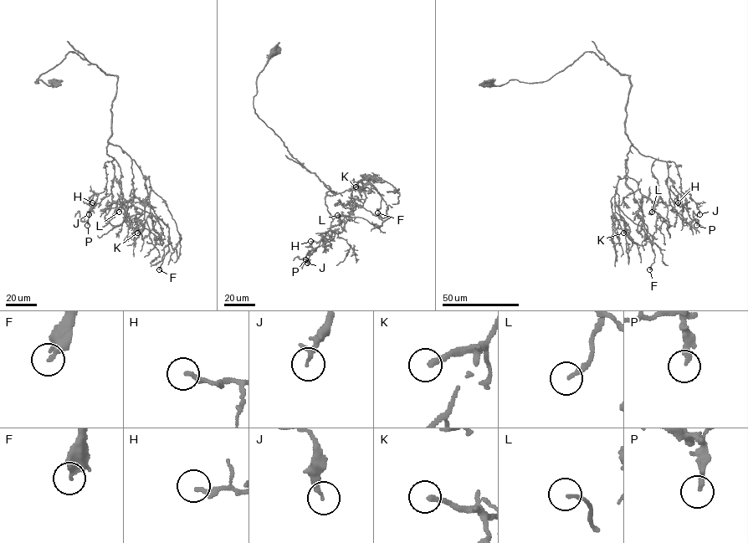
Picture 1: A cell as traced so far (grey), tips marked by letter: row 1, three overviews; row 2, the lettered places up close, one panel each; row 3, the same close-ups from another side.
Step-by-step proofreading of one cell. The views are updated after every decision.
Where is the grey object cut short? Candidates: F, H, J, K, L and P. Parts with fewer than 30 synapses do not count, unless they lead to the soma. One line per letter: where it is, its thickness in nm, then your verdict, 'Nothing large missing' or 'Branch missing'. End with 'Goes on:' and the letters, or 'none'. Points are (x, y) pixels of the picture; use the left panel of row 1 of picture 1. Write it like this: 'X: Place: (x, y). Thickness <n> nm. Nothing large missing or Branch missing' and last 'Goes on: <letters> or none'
F: Place: (159, 269). Thickness 280 nm. Nothing large missing
H: Place: (92, 202). Thickness 180 nm. Nothing large missing
J: Place: (89, 214). Thickness 200 nm. Nothing large missing
K: Place: (137, 233). Thickness 240 nm. Nothing large missing
L: Place: (119, 212). Thickness 150 nm. Nothing large missing
P: Place: (87, 225). Thickness 220 nm. Nothing large missing
Goes on: none

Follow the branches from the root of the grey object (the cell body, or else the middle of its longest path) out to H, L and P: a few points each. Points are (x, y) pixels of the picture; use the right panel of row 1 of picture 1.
H: (488, 84), (542, 82), (585, 52), (593, 52), (629, 75), (625, 133), (640, 154), (667, 162), (678, 202)
L: (488, 84), (542, 82), (586, 52), (629, 75), (625, 133), (655, 159), (659, 197), (652, 212)
P: (488, 84), (542, 82), (586, 52), (629, 75), (625, 133), (643, 156), (675, 163), (688, 214), (696, 225)

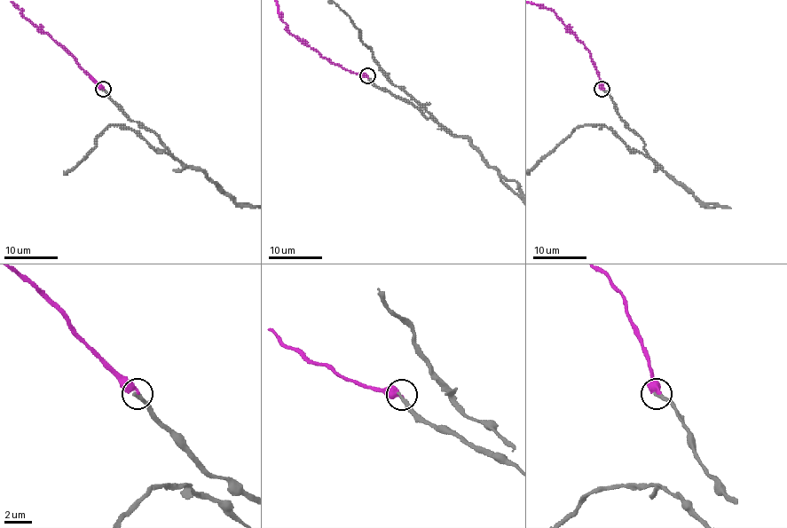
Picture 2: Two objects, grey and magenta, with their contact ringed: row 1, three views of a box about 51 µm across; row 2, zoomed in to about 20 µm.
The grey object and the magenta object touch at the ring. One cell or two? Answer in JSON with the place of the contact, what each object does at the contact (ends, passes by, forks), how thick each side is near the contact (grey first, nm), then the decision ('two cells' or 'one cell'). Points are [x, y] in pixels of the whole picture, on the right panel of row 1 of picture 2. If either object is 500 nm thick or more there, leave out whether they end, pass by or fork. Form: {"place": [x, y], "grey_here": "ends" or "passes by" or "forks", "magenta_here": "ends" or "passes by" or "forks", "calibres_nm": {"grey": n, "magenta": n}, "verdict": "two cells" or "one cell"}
{"place": [602, 89], "grey_here": "ends", "magenta_here": "ends", "calibres_nm": {"grey": 240, "magenta": 320}, "verdict": "one cell"}

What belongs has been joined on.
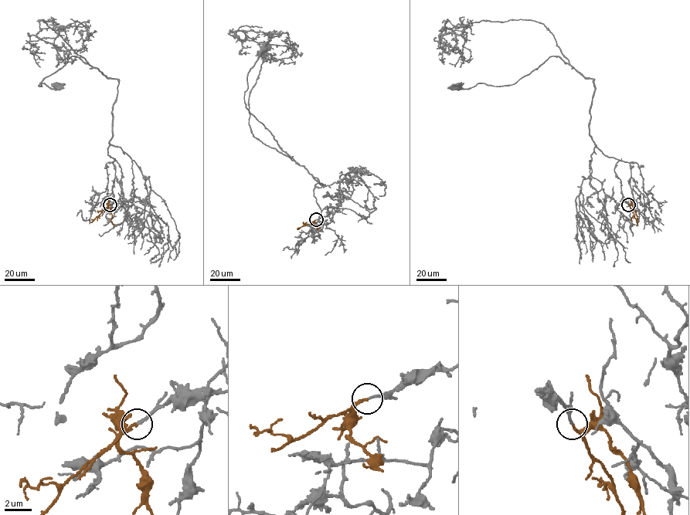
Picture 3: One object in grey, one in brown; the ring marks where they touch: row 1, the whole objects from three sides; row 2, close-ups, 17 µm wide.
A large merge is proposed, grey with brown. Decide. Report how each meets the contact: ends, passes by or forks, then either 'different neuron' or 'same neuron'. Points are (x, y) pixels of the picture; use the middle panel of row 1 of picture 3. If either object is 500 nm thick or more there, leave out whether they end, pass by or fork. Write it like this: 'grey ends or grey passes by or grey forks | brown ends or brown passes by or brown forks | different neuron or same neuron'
grey ends | brown ends | same neuron

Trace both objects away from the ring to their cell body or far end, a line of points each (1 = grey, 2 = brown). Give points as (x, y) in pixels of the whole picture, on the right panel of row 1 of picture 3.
1: (628, 204), (614, 171), (619, 160), (589, 135), (593, 79), (551, 55), (514, 83), (456, 86)
2: (628, 204), (634, 209), (637, 226)

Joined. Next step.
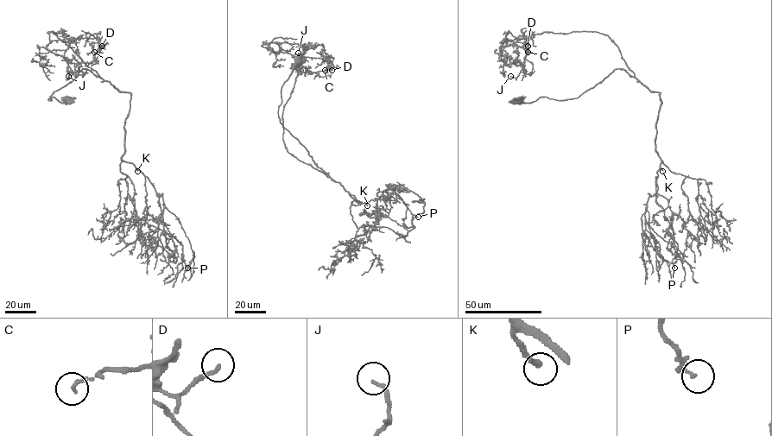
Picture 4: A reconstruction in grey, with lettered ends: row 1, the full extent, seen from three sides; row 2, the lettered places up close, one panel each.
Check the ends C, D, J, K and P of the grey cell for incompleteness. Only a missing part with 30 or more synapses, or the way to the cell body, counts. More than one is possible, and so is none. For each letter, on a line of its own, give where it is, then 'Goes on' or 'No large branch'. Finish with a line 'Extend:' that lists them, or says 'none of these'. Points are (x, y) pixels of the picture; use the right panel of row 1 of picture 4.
C: Place: (528, 52). No large branch
D: Place: (528, 46). No large branch
J: Place: (510, 76). No large branch
K: Place: (662, 171). Goes on
P: Place: (674, 268). Goes on
Extend: K, P

